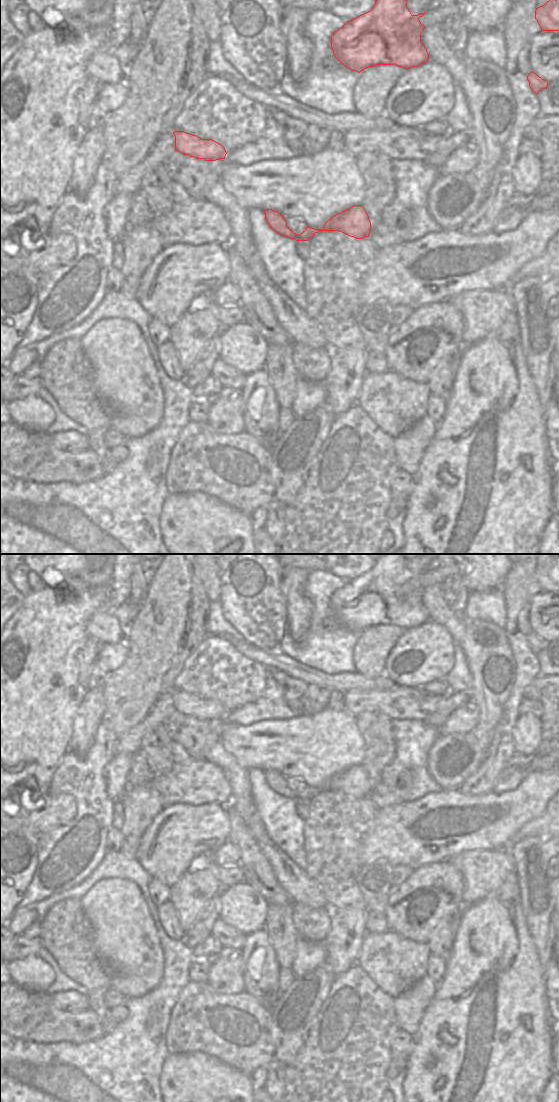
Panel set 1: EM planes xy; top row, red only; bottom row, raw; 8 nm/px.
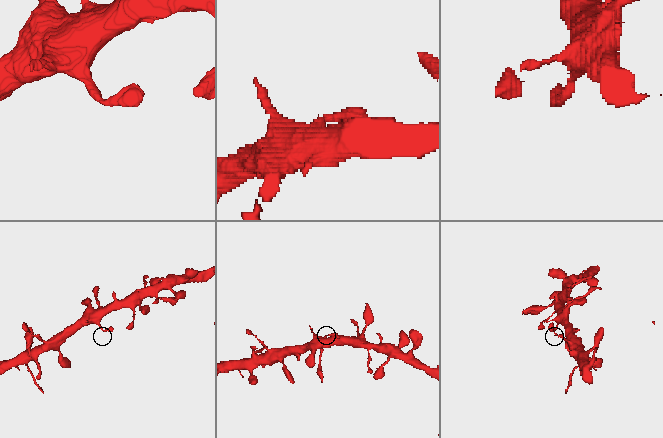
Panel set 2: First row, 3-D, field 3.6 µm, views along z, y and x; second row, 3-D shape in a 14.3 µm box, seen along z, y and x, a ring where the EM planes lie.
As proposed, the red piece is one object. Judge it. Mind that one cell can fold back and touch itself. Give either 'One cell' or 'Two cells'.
One cell

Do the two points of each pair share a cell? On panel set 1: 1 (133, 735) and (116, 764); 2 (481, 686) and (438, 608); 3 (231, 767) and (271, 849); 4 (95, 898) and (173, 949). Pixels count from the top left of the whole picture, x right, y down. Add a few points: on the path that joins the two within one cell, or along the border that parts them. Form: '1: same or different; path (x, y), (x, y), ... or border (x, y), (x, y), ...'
1: different; border (116, 753), (130, 753), (132, 755)
2: same; path (480, 667), (480, 650), (457, 627)
3: same; path (240, 787), (242, 802), (257, 829)
4: different; border (152, 918), (162, 950), (163, 963)

